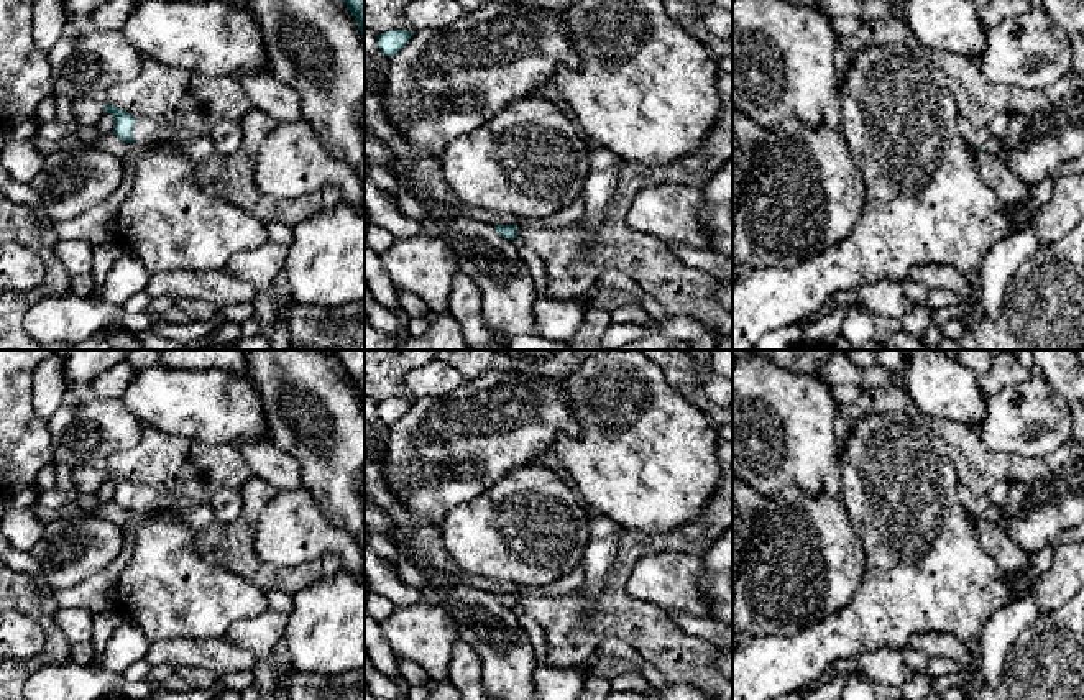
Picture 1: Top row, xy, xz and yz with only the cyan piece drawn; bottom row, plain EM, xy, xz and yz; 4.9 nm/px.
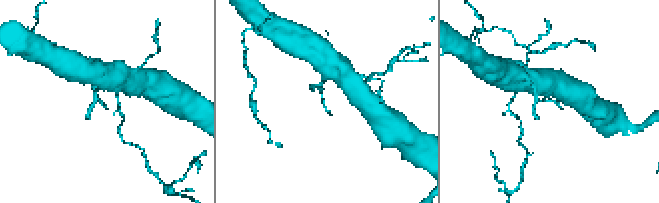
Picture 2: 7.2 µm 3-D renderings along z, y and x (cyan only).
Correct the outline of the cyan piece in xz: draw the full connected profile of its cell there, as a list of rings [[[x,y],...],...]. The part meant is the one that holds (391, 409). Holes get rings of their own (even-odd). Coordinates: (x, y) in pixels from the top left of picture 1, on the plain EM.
[[[389,398],[386,401],[378,403],[378,414],[384,424],[393,426],[409,411],[412,401],[414,399],[406,398]]]

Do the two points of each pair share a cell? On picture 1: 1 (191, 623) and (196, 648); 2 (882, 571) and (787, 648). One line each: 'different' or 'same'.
1: different
2: same

